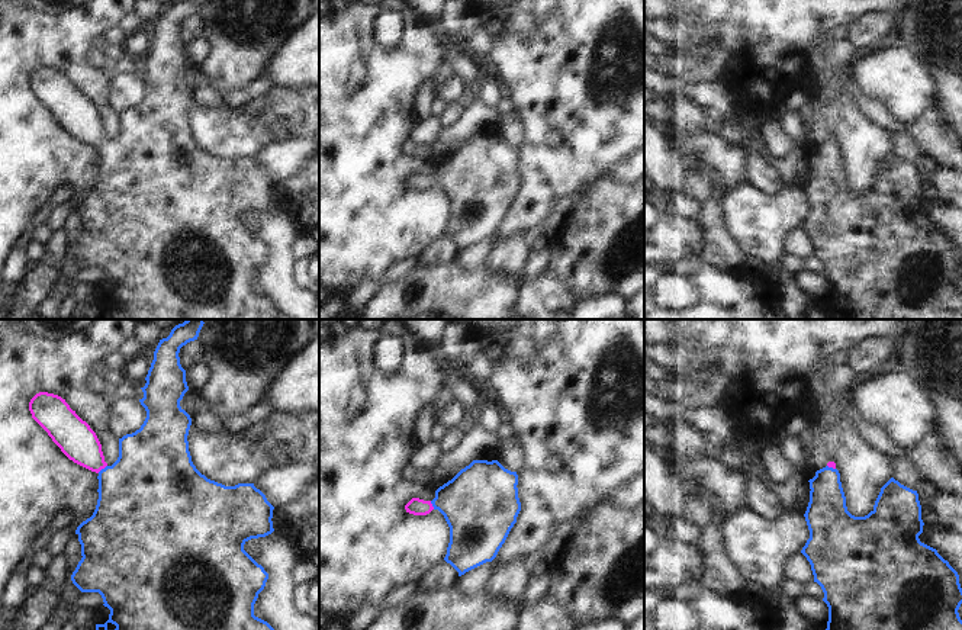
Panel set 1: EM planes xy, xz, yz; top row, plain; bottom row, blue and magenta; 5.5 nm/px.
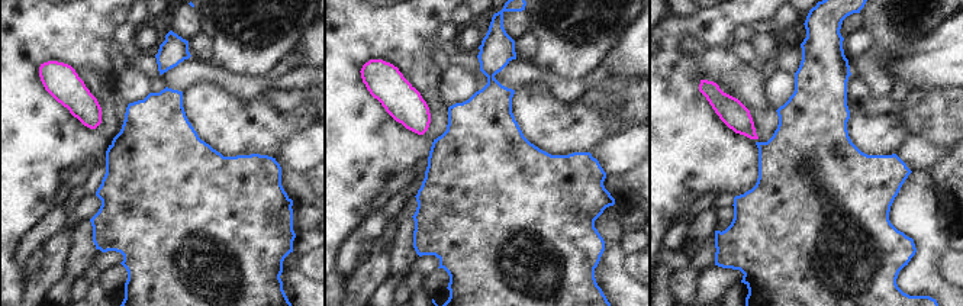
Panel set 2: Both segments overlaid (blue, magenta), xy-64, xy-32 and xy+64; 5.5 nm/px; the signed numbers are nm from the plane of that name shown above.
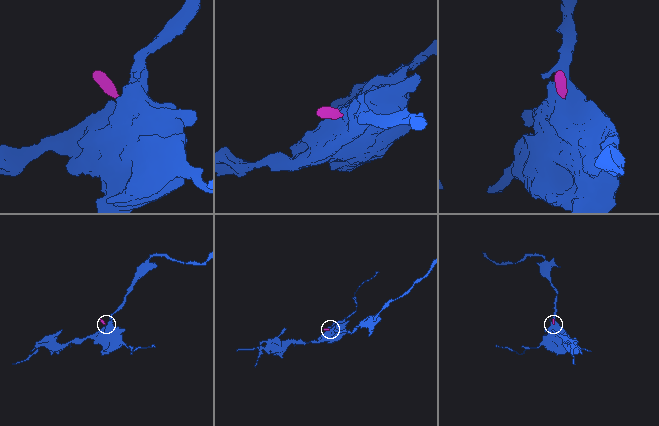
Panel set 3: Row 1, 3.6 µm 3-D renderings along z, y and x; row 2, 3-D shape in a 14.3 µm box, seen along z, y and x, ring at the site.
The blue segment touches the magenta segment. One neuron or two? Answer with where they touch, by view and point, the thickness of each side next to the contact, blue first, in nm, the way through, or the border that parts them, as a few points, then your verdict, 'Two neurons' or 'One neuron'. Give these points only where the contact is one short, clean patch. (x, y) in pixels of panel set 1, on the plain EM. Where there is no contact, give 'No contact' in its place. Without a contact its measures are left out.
Touches blue at xy (102, 144). Thickness 460 nm (blue) against 200 nm. Path across: xy (140, 169), (102, 144), (74, 112). One neuron

